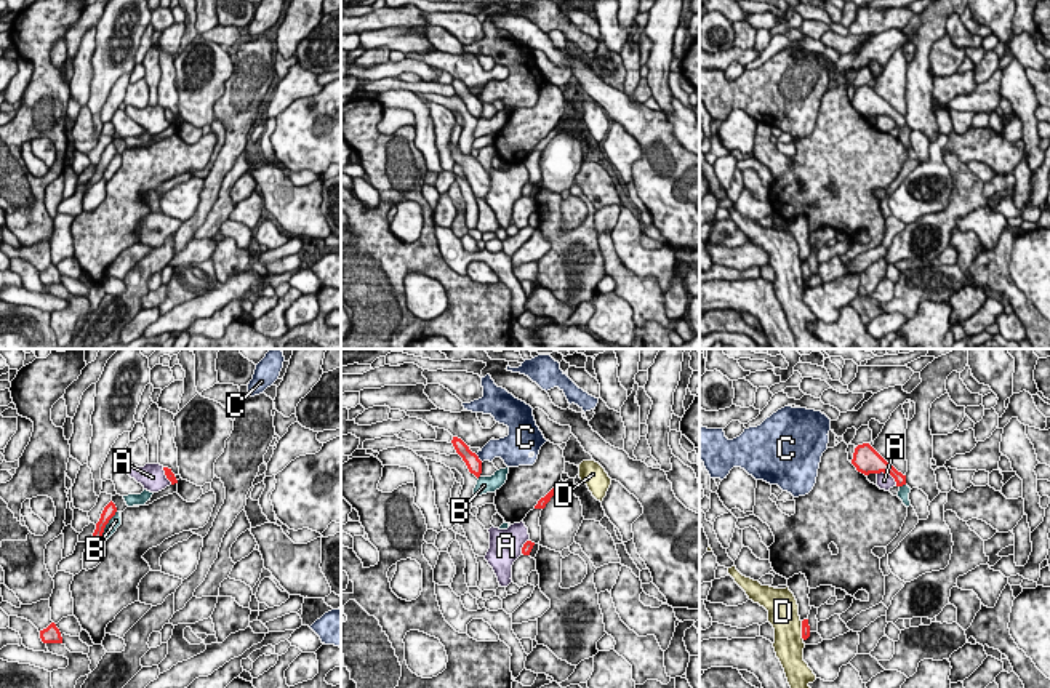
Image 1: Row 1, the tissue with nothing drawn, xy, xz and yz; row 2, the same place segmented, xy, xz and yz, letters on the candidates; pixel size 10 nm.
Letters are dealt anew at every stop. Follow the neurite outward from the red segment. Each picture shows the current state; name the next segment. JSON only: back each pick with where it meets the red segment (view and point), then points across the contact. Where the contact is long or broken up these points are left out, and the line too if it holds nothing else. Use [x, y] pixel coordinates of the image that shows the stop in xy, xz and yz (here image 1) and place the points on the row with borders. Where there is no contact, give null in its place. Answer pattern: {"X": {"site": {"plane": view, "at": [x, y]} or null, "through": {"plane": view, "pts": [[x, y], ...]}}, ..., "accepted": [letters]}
{"accepted": []}

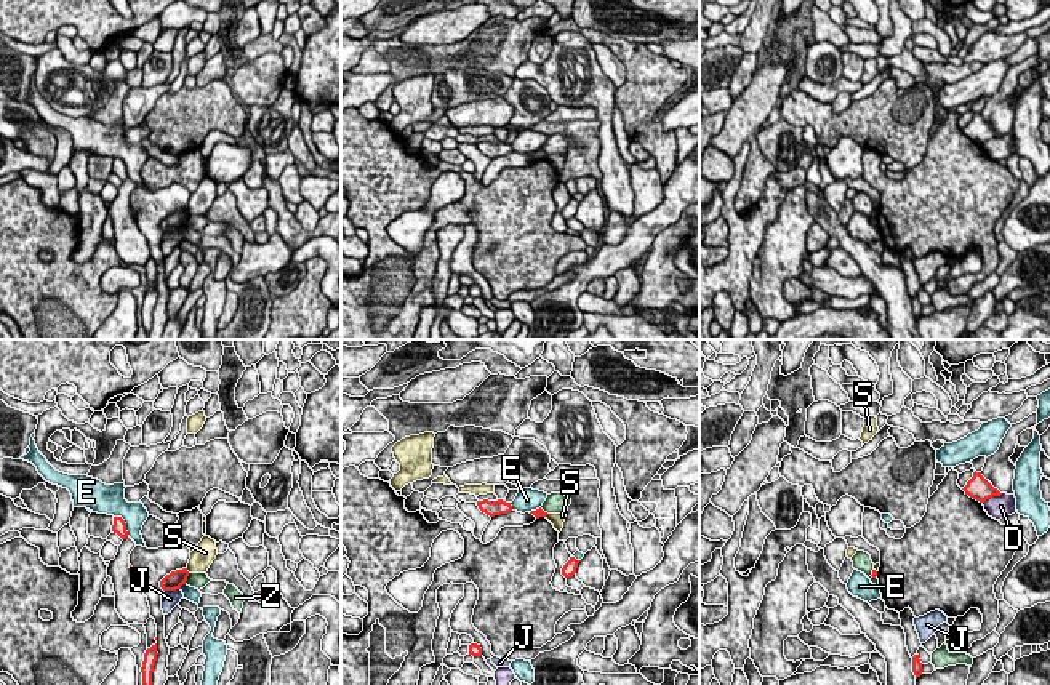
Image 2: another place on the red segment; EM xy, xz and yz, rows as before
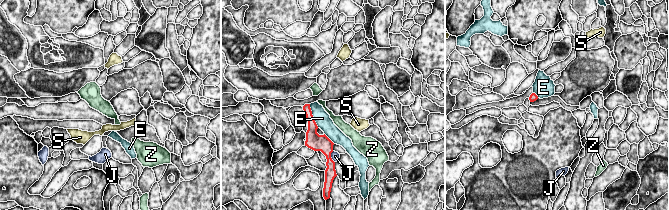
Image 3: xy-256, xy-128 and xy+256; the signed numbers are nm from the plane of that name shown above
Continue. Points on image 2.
{"accepted": []}

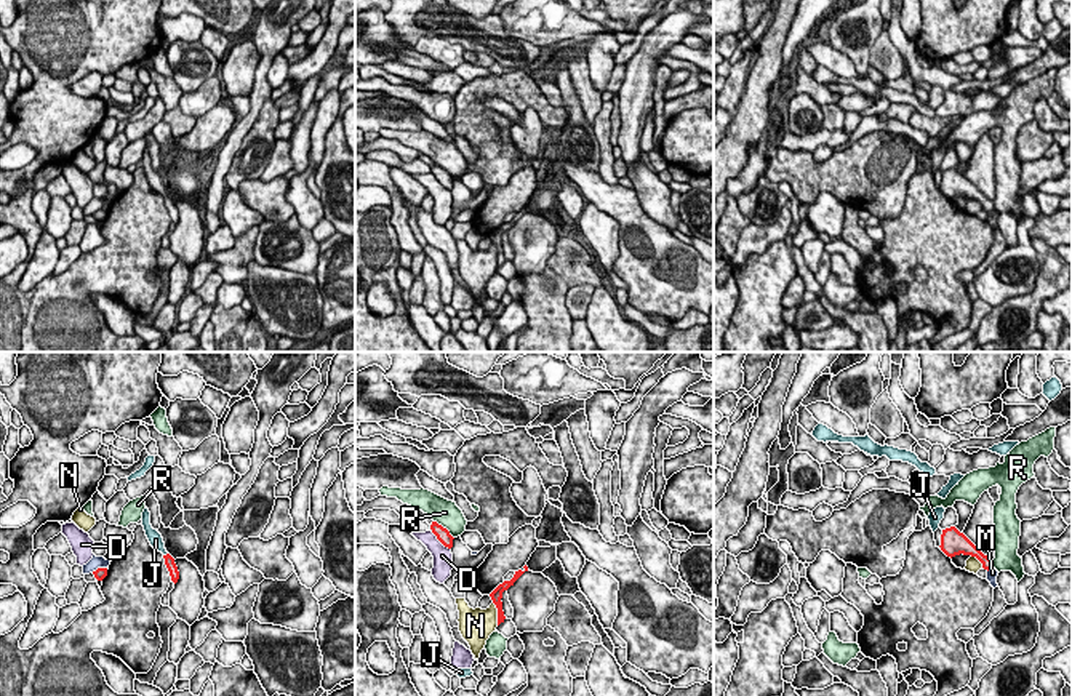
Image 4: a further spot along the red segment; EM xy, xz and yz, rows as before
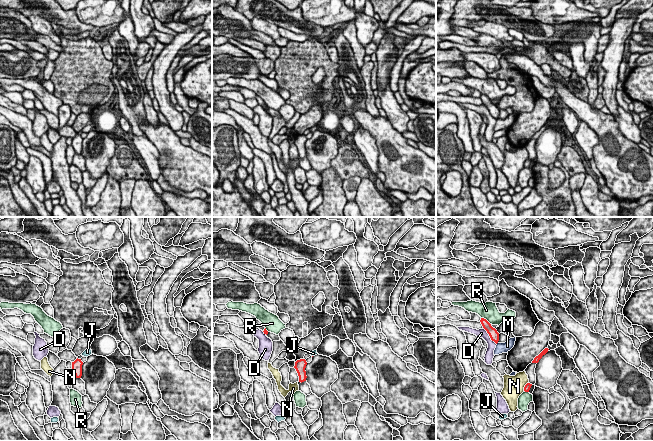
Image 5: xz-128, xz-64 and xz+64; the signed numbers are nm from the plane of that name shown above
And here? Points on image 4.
{"J": {"site": {"plane": "xy", "at": [167, 554]}, "through": {"plane": "xy", "pts": [[170, 564], [167, 554], [156, 540]]}}, "accepted": ["J"]}

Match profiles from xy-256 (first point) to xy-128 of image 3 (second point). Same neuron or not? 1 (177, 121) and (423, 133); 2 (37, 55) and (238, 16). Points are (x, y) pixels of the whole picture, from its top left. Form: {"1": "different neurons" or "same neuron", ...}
{"1": "same neuron", "2": "different neurons"}

